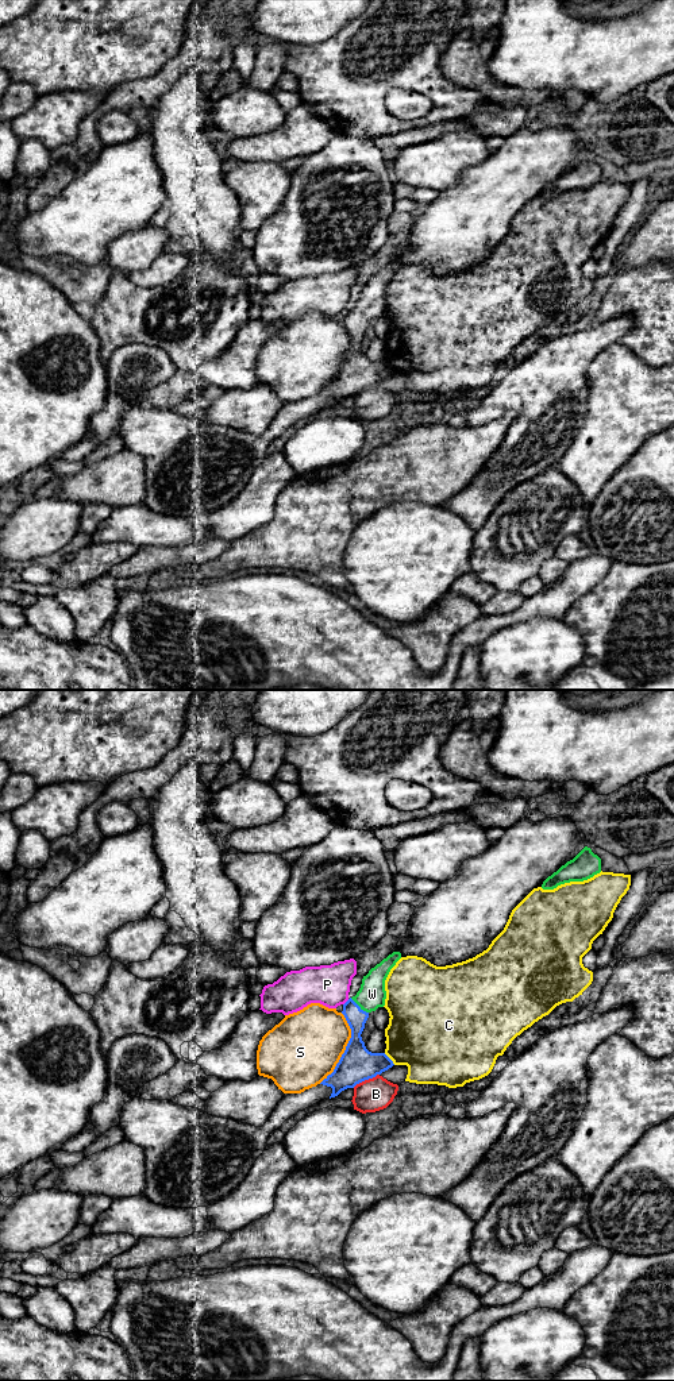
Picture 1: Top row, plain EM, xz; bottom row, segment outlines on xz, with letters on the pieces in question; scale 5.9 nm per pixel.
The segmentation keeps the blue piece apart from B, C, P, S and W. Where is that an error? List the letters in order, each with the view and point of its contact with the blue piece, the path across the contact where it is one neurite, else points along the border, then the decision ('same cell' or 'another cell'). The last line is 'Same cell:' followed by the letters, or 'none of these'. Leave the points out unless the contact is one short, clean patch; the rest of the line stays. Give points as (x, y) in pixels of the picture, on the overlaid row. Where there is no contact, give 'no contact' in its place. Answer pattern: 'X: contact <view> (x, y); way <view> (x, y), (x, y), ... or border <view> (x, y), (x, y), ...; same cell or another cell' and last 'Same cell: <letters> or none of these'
B: contact xz (365, 1079); another cell
C: contact xz (389, 1059); border xz (384, 1053), (395, 1064); another cell
P: contact xz (346, 1002); border xz (349, 999), (343, 1005); another cell
S: contact xz (346, 1049); another cell
W: contact xz (358, 1006); way xz (355, 1017), (358, 1006), (372, 994); same cell
Same cell: W

